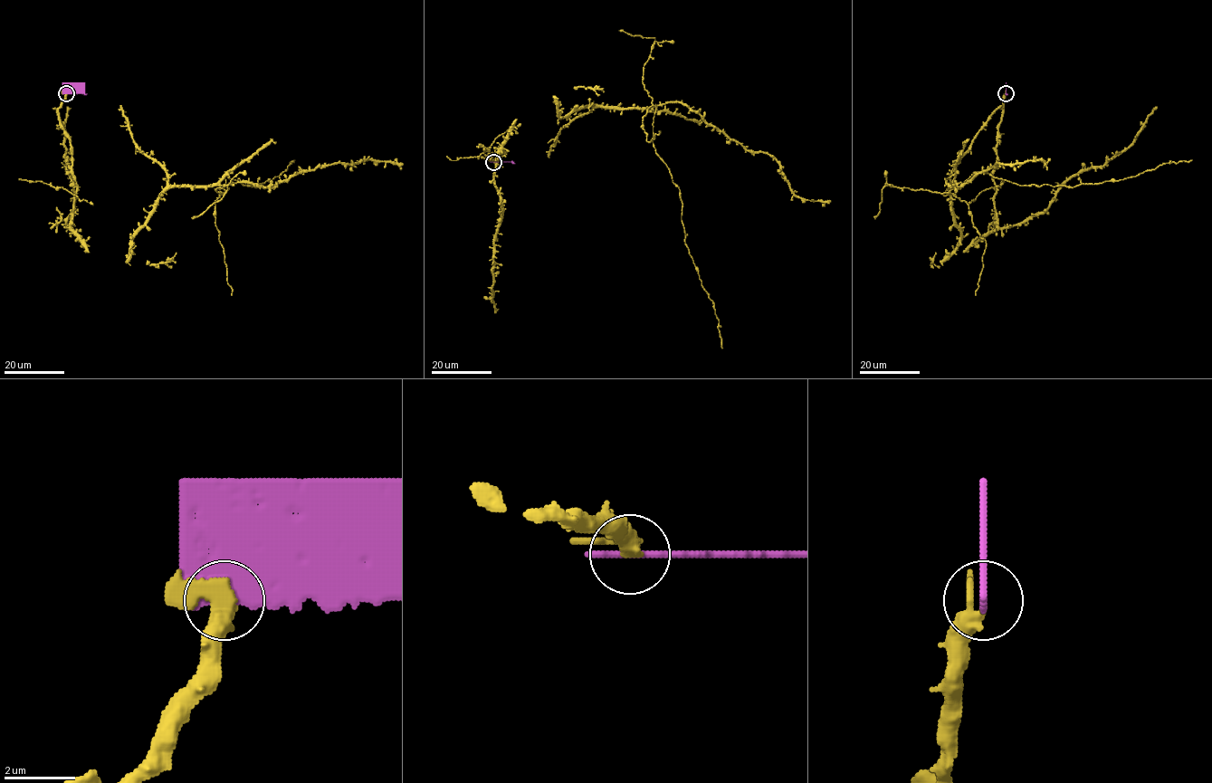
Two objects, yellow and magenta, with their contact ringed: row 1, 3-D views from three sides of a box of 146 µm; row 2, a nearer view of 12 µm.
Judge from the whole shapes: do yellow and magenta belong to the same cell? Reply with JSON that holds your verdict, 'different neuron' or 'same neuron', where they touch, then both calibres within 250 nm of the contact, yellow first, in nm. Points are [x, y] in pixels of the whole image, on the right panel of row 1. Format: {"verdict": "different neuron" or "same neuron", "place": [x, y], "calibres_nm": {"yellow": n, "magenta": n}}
{"verdict": "different neuron", "place": [1006, 93], "calibres_nm": {"yellow": 360, "magenta": 550}}

